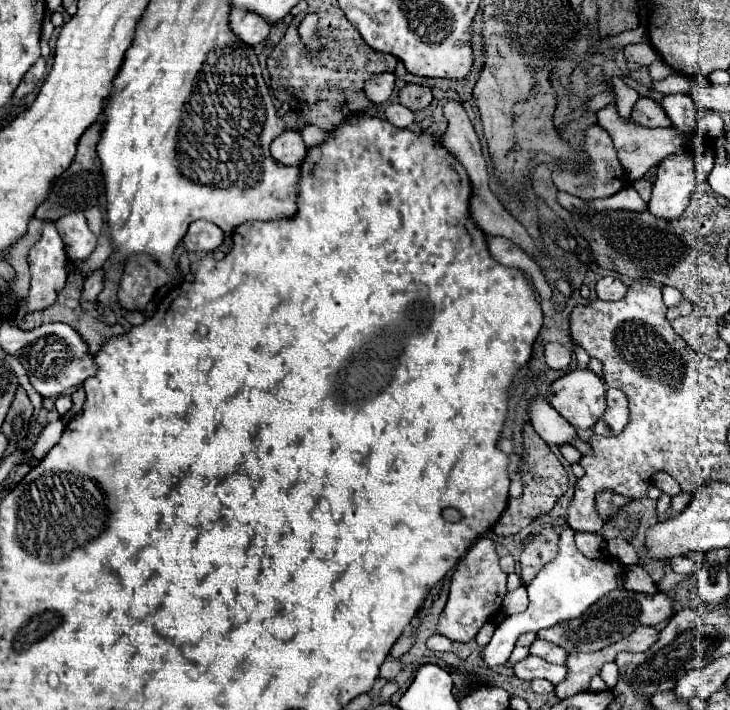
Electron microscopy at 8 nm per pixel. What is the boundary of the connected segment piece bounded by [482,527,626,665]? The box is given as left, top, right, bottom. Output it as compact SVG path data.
M570 527L562 529L556 559L552 563L544 565L538 571L538 575L526 587L528 589L528 597L530 597L530 603L528 603L526 611L516 613L516 615L508 615L496 627L492 641L482 651L484 661L488 665L506 663L520 635L524 635L528 631L538 633L542 629L554 627L556 623L578 619L602 595L608 595L614 589L624 589L624 573L626 573L626 565L620 563L614 557L608 557L608 559L590 559L584 553L580 553L578 547L576 547L576 543L574 543L572 529Z

